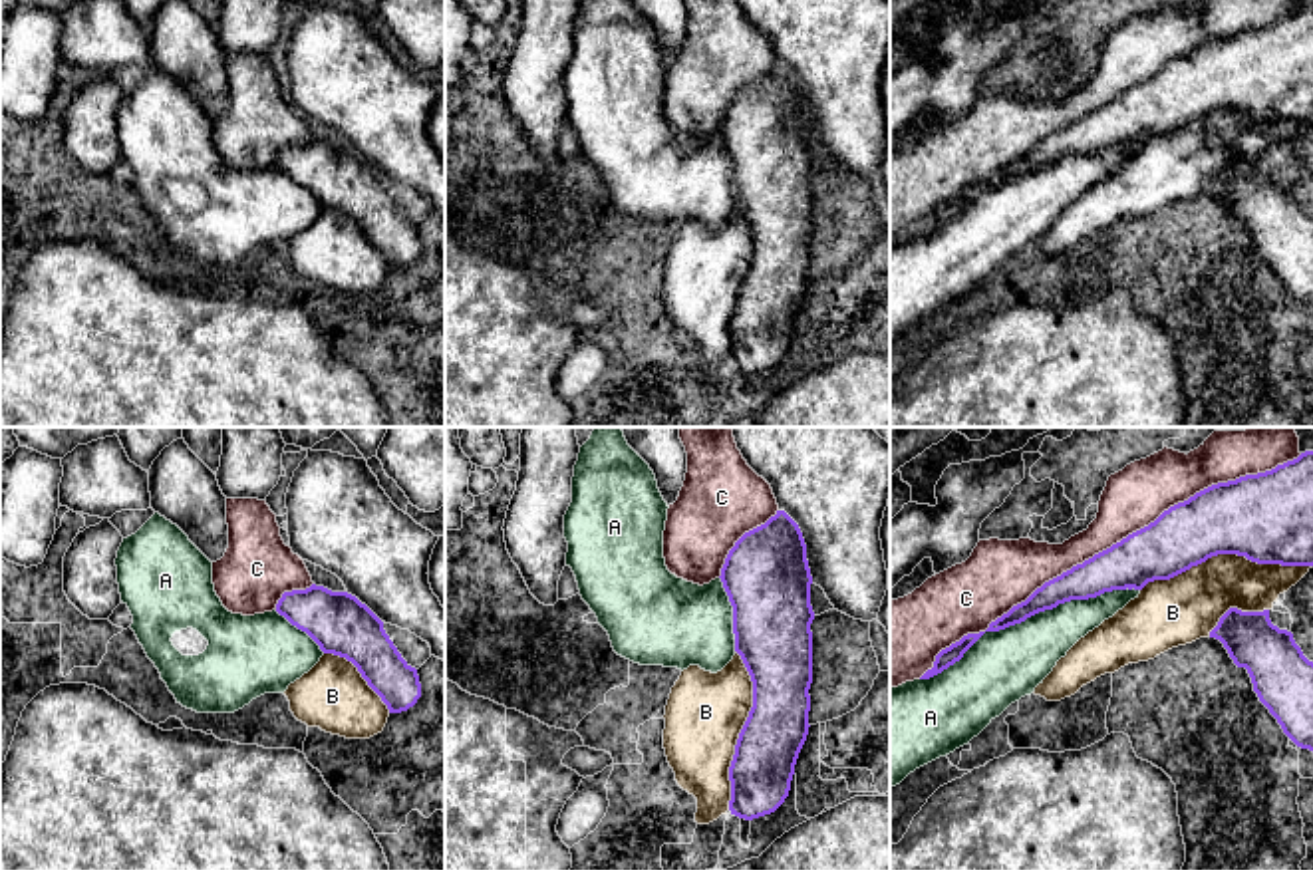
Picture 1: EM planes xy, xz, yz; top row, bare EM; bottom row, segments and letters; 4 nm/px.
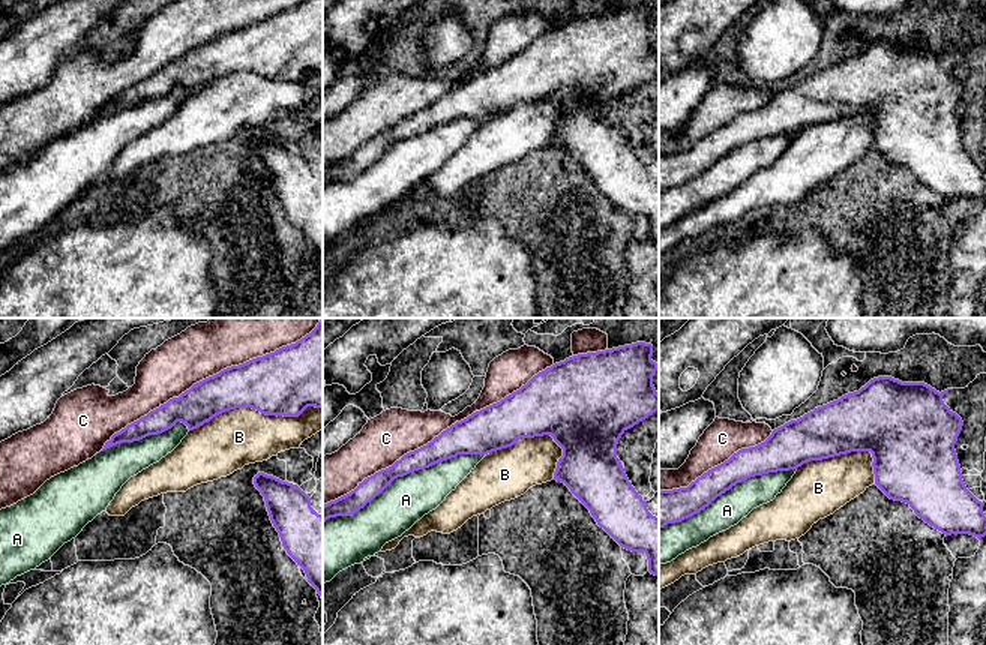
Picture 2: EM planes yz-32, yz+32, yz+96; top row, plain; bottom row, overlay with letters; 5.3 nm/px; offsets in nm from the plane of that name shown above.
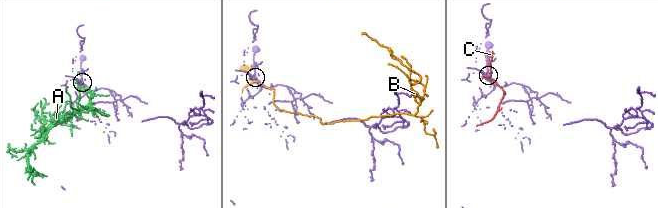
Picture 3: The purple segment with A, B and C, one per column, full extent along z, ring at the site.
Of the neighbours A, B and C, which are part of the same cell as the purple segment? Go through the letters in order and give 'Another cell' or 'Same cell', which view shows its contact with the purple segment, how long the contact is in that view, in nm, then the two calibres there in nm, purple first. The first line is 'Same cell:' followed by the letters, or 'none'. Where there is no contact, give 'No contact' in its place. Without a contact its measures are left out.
Same cell: none
A: Another cell. Touches purple in yz. Shared border 950 nm. Thickness 140 nm (purple) against 300 nm
B: Another cell. Touches purple in yz. Shared border 700 nm. Thickness 360 nm (purple) against 260 nm
C: Another cell. Touches purple in yz. Shared border 1800 nm. Thickness 240 nm (purple) against 240 nm

